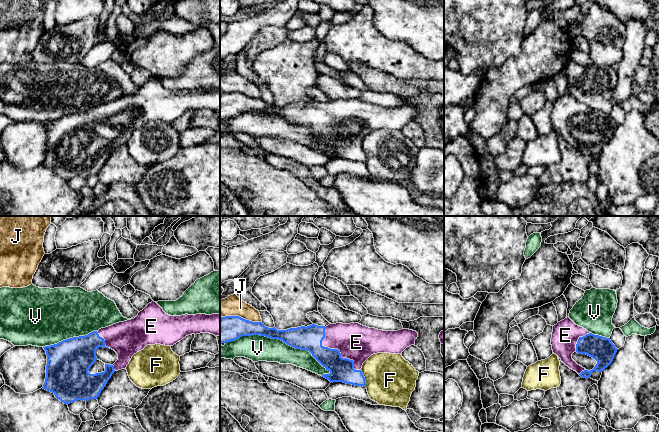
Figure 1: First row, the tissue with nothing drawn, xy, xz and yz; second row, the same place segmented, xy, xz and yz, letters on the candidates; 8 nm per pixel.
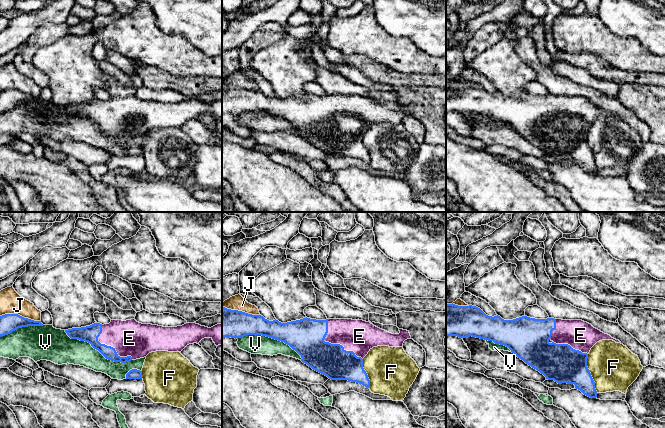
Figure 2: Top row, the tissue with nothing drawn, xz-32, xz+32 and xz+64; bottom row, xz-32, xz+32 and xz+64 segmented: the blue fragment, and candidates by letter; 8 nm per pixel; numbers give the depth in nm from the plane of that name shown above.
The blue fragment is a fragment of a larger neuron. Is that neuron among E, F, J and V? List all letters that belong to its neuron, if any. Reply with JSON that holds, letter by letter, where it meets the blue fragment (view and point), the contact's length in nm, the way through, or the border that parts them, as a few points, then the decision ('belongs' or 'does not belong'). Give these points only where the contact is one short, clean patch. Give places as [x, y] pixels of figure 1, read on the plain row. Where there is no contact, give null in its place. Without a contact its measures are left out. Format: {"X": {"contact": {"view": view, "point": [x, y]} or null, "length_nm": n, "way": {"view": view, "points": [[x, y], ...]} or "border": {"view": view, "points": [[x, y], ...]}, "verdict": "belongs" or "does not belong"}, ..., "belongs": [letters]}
{"E": {"contact": {"view": "xz", "point": [337, 125]}, "length_nm": 460, "verdict": "belongs"}, "F": {"contact": {"view": "xz", "point": [364, 154]}, "length_nm": 140, "verdict": "does not belong"}, "J": {"contact": {"view": "xz", "point": [240, 93]}, "length_nm": 340, "verdict": "does not belong"}, "V": {"contact": {"view": "xz", "point": [278, 115]}, "length_nm": 900, "verdict": "does not belong"}, "belongs": ["E"]}

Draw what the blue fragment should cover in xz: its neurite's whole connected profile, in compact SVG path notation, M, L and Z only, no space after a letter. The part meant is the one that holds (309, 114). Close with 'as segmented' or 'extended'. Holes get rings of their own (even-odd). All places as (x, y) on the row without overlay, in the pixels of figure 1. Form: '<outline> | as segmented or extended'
M220 92L220 120L252 111L278 115L295 125L309 127L330 148L322 153L331 159L363 163L366 158L361 144L371 131L402 130L418 113L416 107L409 105L383 107L359 99L330 99L326 103L312 100L277 106L239 92Z | extended

